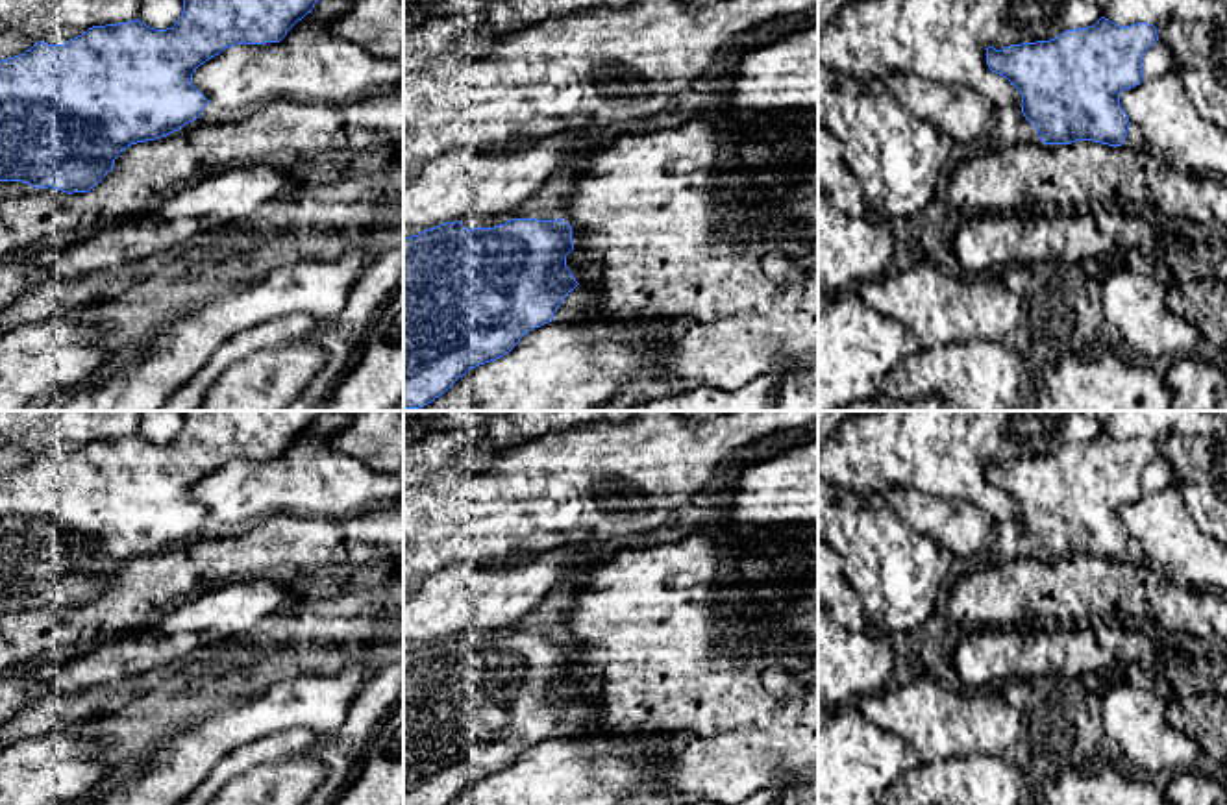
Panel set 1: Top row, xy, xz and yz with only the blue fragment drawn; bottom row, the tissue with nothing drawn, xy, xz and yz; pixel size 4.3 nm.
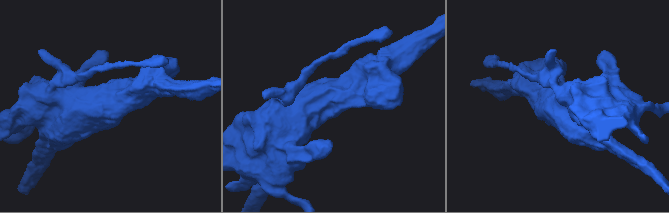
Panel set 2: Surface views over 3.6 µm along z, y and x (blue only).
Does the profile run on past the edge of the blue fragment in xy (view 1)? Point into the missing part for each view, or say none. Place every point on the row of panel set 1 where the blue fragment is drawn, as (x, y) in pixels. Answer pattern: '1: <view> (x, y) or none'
1: none

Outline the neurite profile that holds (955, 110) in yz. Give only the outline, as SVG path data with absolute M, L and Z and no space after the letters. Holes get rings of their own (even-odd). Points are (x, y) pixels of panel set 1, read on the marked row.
M911 70L888 72L862 81L872 94L890 94L905 109L966 148L975 141L992 141L994 105L964 85L944 85Z

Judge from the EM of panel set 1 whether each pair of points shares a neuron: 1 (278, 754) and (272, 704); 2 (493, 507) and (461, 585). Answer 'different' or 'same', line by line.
1: different
2: different

